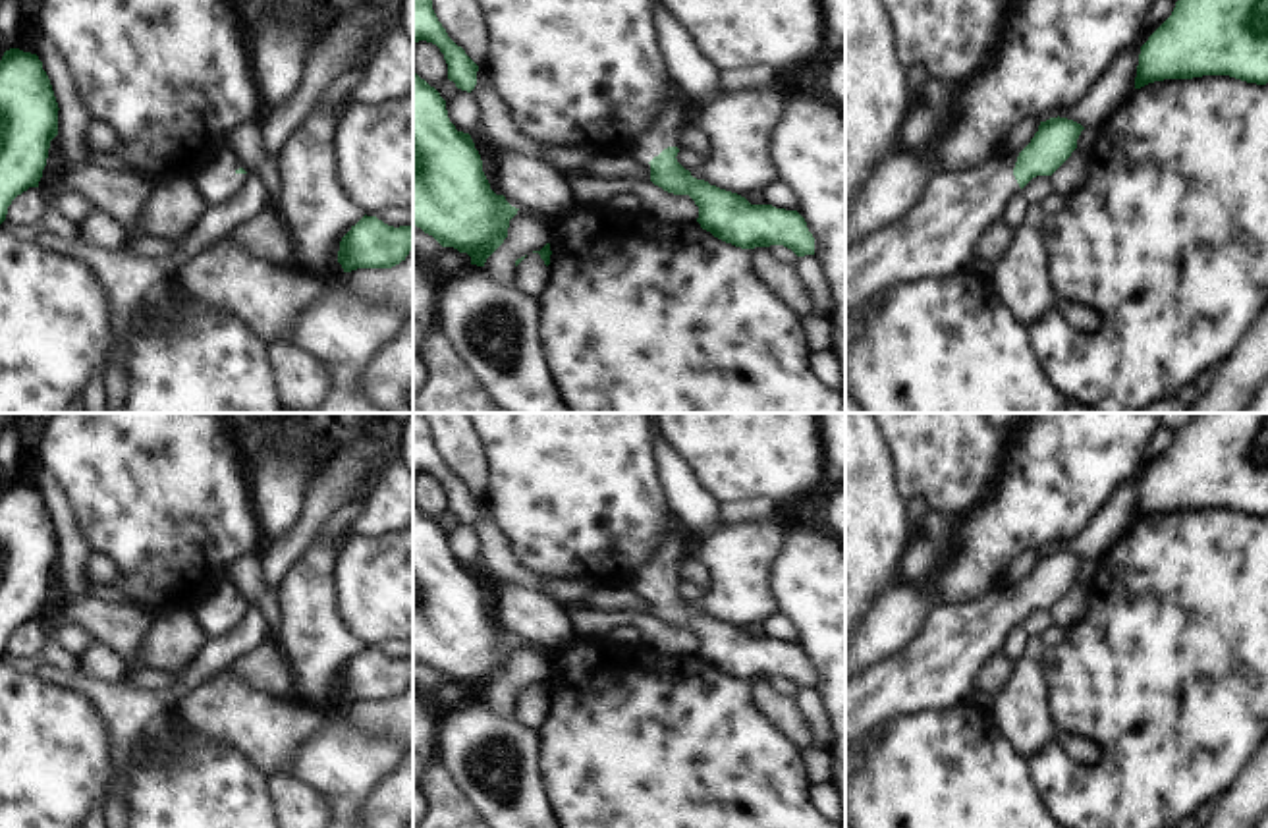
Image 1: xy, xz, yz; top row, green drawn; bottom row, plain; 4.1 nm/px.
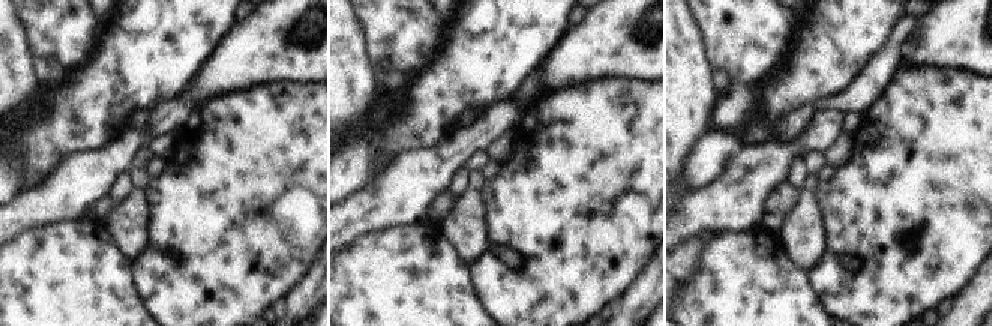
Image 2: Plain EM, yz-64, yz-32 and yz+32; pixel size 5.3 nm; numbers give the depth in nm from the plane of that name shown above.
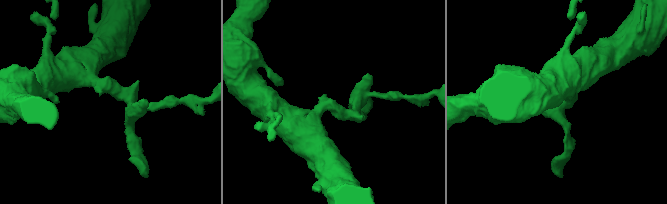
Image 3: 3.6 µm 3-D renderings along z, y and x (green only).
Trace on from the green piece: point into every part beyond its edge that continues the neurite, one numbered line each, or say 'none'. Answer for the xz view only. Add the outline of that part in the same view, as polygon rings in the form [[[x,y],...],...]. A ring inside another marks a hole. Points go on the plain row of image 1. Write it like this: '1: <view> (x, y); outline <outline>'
1: xz (662, 564); outline [[[672,515],[674,527],[664,535],[658,548],[645,562],[631,589],[650,594],[668,579],[677,579],[677,567],[691,552],[695,537]]]

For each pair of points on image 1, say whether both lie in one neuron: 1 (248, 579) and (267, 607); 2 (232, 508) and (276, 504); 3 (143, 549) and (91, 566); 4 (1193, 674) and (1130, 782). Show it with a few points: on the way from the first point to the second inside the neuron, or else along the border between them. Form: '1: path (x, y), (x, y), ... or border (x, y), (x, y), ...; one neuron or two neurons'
1: path (249, 585), (263, 601); one neuron
2: border (248, 477), (253, 516), (261, 529); two neurons
3: border (91, 552), (103, 552), (114, 564), (116, 583); two neurons
4: path (1178, 701), (1174, 734), (1157, 755); one neuron

